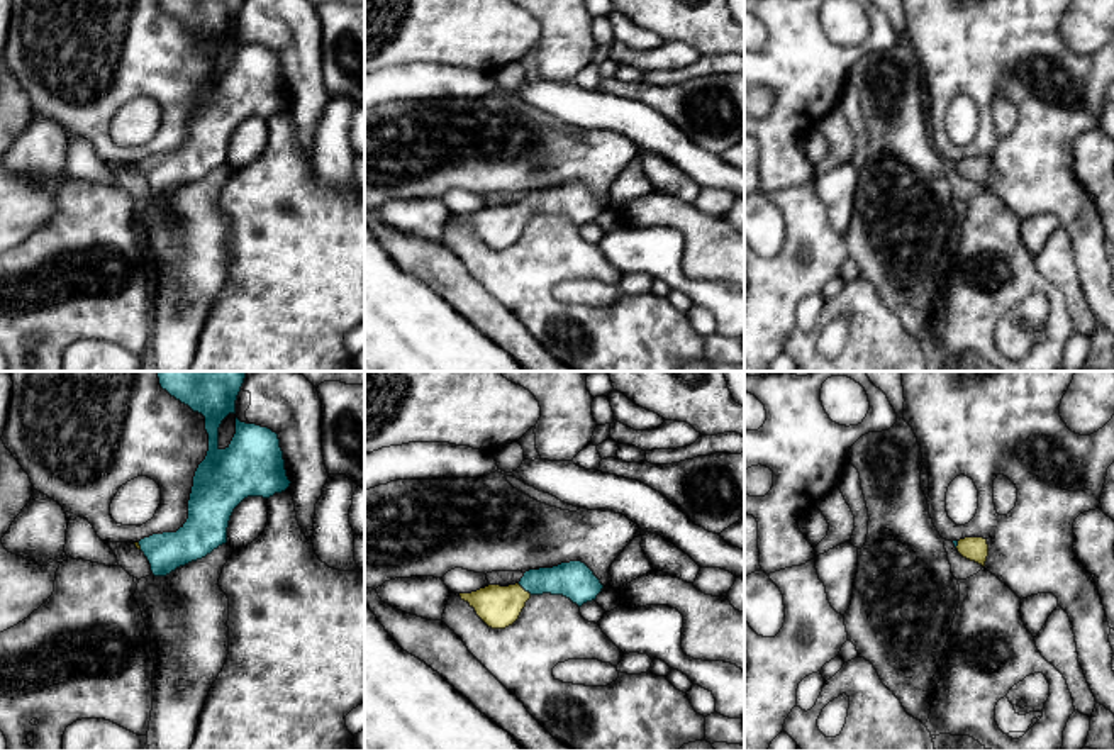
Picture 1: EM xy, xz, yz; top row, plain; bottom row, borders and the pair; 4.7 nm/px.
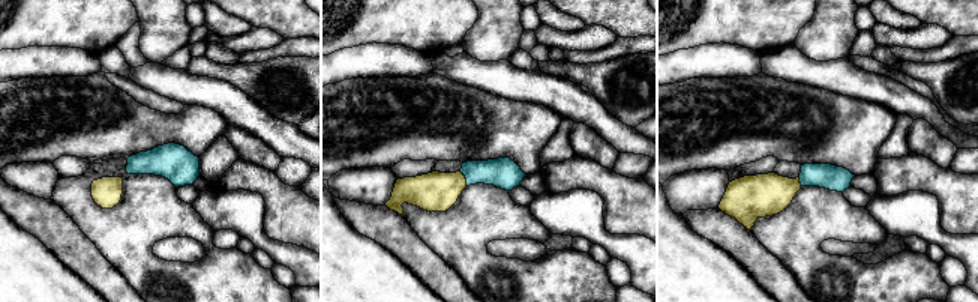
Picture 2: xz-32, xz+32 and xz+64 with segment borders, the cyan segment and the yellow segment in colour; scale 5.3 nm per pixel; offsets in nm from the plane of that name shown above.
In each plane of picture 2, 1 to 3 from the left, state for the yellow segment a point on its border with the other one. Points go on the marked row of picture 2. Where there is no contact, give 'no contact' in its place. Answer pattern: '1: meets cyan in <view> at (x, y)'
1: no contact
2: meets cyan in xz+32 at (465, 178)
3: meets cyan in xz+64 at (800, 182)

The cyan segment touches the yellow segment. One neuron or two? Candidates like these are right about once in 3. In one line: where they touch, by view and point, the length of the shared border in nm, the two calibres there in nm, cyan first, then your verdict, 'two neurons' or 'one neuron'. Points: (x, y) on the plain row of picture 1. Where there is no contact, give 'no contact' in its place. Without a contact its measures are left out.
xz (524, 209) | 90 nm | 180/200 nm | one neuron

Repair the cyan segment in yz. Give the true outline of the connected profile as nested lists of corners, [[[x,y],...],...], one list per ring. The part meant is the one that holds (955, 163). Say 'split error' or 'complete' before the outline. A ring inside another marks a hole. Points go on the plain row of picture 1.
split error; [[[965,158],[960,161],[953,161],[953,164],[963,178],[985,186],[985,181],[989,176],[987,159],[983,159],[983,158]]]

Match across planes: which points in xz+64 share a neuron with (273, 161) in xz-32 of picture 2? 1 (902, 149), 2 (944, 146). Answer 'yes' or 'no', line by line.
1: no
2: yes

